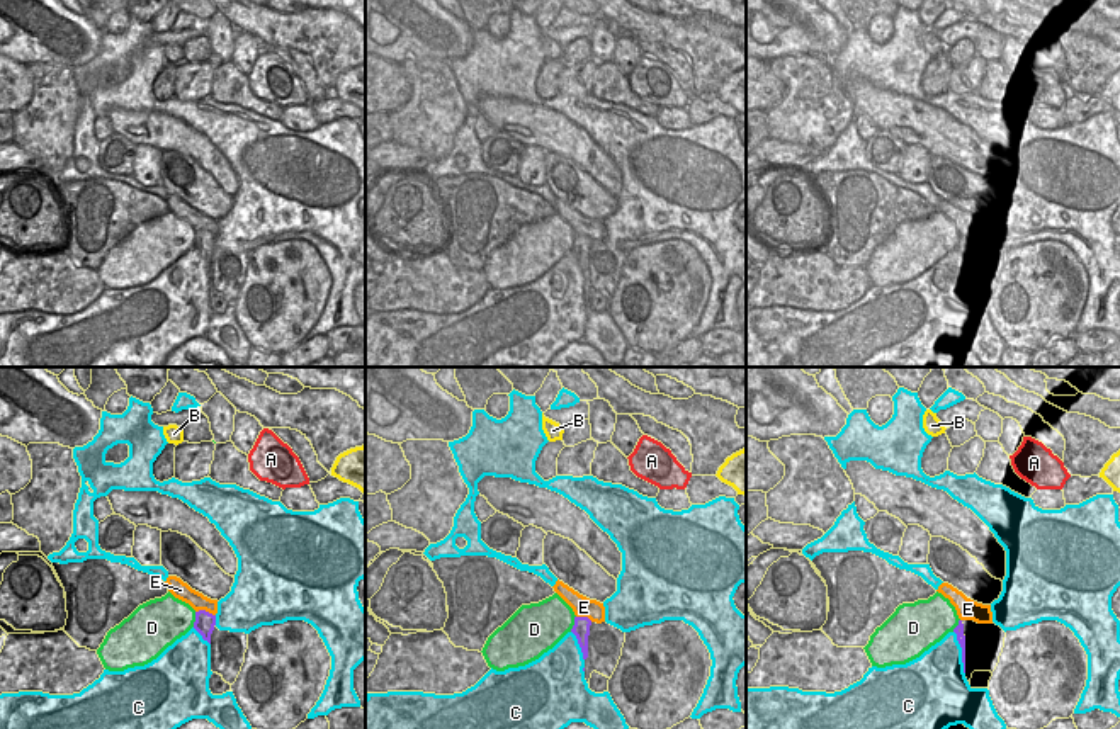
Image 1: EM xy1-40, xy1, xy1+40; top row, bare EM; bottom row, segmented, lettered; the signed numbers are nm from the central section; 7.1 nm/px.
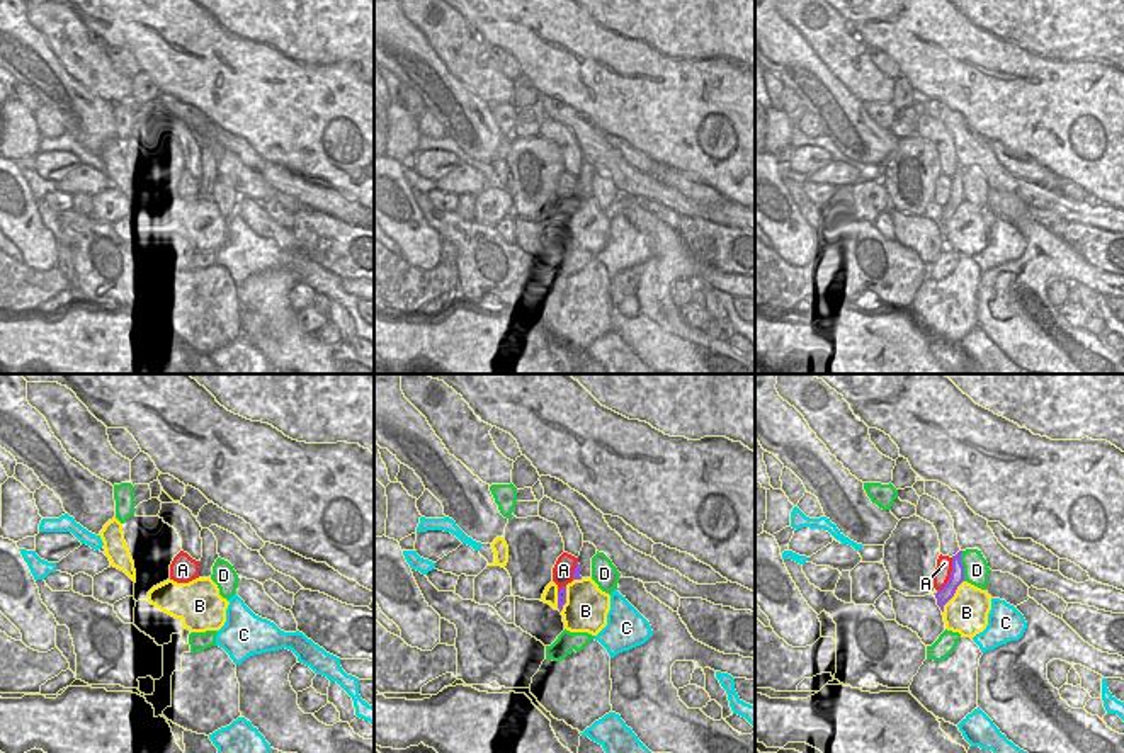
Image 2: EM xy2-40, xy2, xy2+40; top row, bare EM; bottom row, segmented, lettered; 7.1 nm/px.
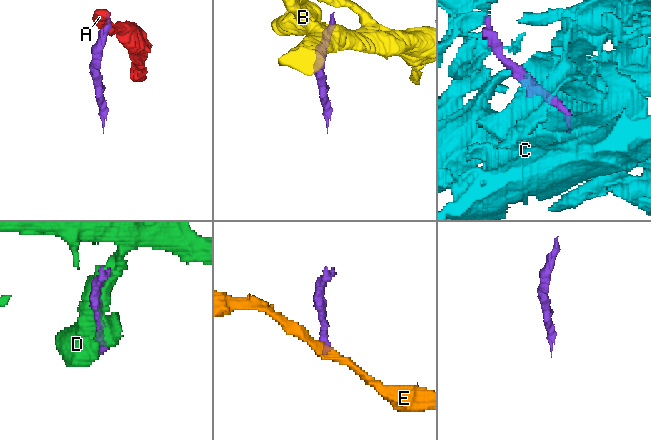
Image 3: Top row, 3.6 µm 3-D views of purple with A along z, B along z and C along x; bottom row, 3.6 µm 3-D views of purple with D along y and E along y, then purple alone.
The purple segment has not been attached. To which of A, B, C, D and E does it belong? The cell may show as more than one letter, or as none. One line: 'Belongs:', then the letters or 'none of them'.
Belongs: none of them

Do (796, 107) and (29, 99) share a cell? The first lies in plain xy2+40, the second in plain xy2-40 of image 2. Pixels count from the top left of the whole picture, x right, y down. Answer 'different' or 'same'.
same

